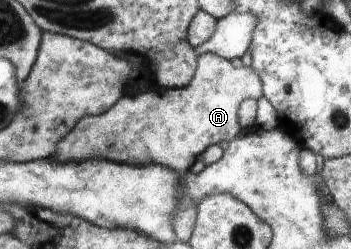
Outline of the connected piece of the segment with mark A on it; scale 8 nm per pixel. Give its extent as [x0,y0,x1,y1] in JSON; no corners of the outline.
[54,53,264,186]

